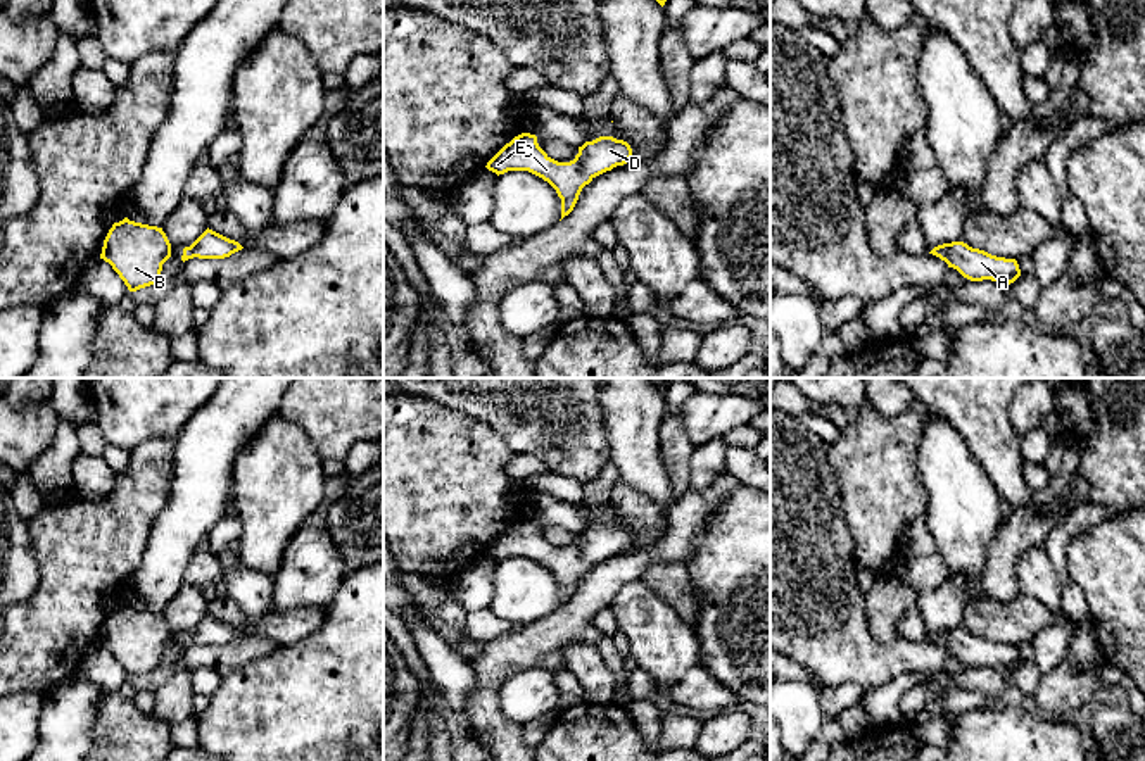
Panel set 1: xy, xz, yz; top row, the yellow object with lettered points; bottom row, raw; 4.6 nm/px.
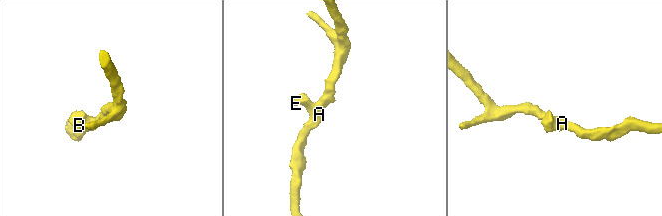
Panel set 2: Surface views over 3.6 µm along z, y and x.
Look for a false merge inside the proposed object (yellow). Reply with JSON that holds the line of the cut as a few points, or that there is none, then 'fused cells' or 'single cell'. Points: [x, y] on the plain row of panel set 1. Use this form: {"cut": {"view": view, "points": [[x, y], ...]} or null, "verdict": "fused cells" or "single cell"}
{"cut": null, "verdict": "single cell"}

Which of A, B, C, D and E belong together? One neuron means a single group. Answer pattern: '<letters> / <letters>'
A B C D E

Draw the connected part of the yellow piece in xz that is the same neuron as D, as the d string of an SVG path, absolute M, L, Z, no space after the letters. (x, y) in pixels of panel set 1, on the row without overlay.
M522 519L506 530L489 549L487 556L499 561L528 557L547 568L561 585L561 606L568 602L585 571L596 563L630 547L632 535L613 523L599 523L579 533L570 549L551 545L537 530L537 523Z

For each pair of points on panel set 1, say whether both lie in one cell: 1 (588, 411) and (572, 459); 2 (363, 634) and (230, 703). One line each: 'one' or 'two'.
1: one
2: one

